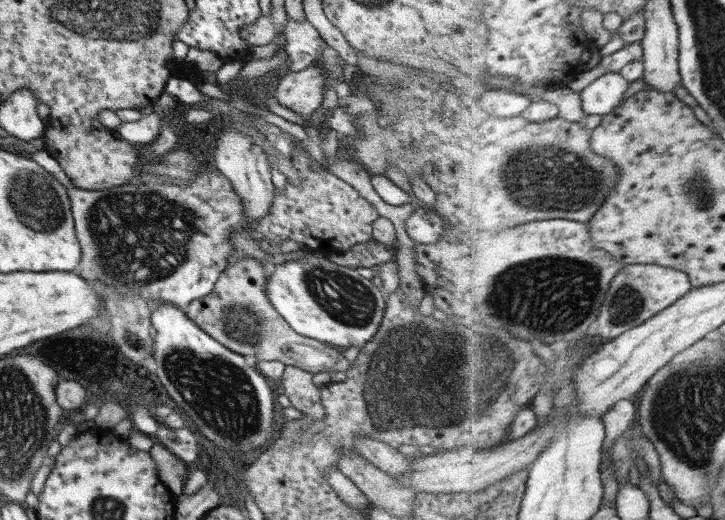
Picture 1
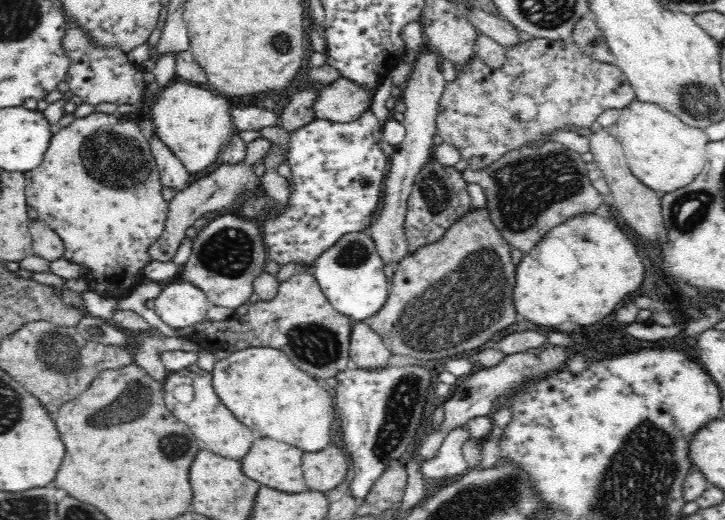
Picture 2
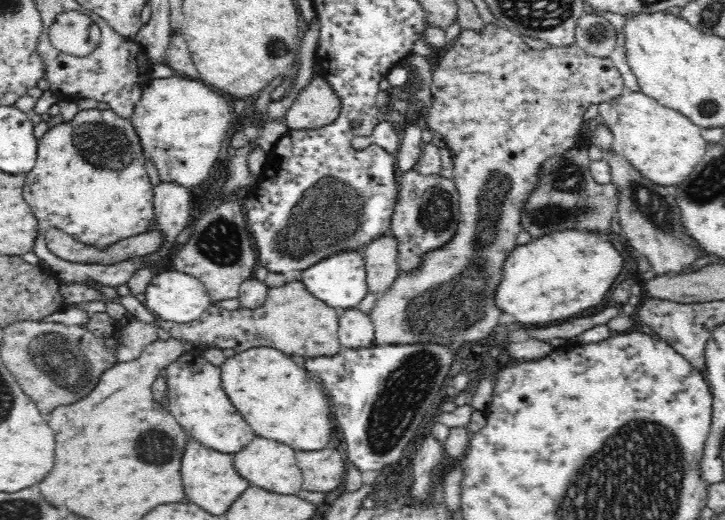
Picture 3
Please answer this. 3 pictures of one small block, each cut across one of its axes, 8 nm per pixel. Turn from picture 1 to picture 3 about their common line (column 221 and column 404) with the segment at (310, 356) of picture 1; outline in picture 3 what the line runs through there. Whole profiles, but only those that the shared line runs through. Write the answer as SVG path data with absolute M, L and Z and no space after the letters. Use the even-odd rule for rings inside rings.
M489 23L483 31L462 30L434 70L430 91L432 107L424 123L433 132L442 134L453 155L460 220L448 244L422 256L420 268L399 272L388 292L378 296L369 313L374 325L374 345L440 343L457 349L464 342L488 336L502 314L494 306L494 290L500 284L502 264L517 246L522 208L540 183L540 168L548 158L576 148L578 136L586 128L584 113L592 104L608 103L627 90L610 58L591 56L574 43L536 51L517 32Z

